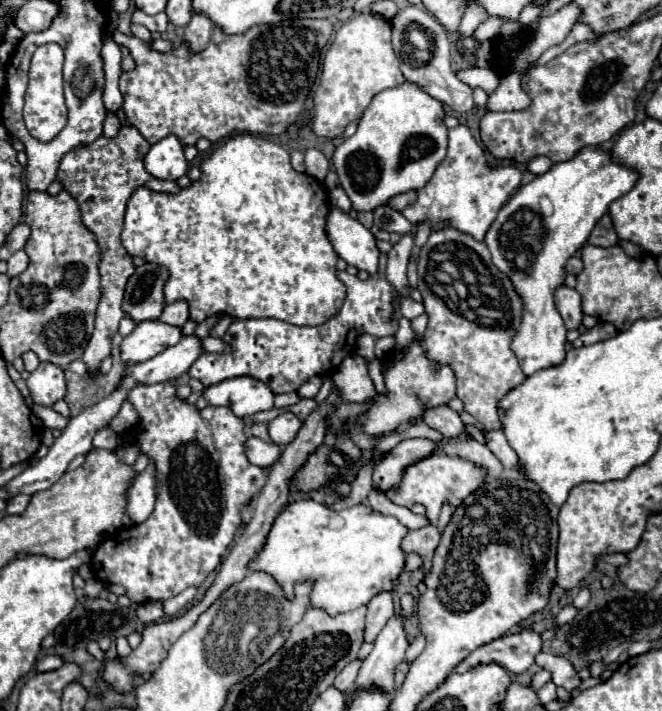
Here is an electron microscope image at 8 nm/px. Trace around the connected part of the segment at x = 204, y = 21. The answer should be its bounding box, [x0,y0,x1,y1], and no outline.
[184,16,212,54]

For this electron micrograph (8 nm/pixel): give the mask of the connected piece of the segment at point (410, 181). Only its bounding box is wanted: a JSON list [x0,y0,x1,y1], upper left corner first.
[332,82,448,210]

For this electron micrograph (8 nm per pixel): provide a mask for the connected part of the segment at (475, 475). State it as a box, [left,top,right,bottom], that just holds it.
[386,452,486,524]

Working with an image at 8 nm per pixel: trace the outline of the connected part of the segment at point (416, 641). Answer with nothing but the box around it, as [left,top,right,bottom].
[406,634,424,662]

